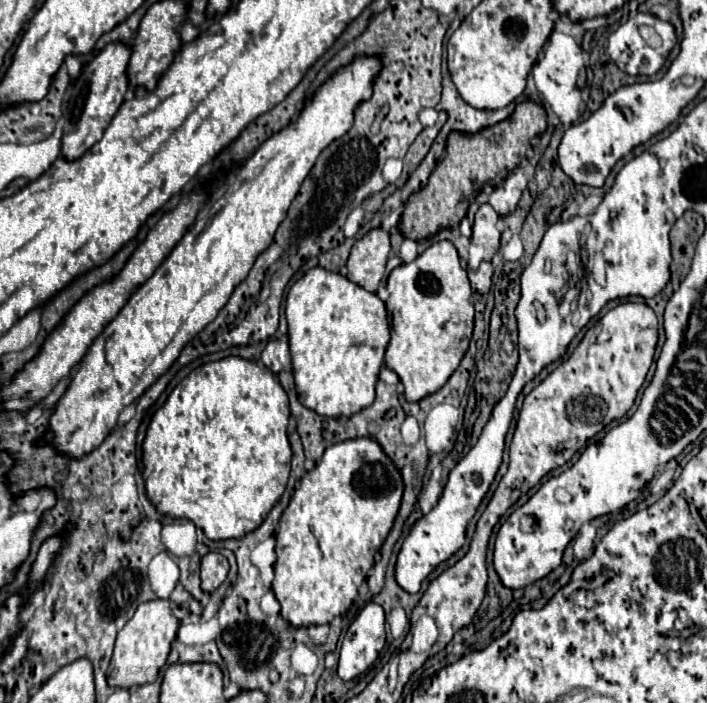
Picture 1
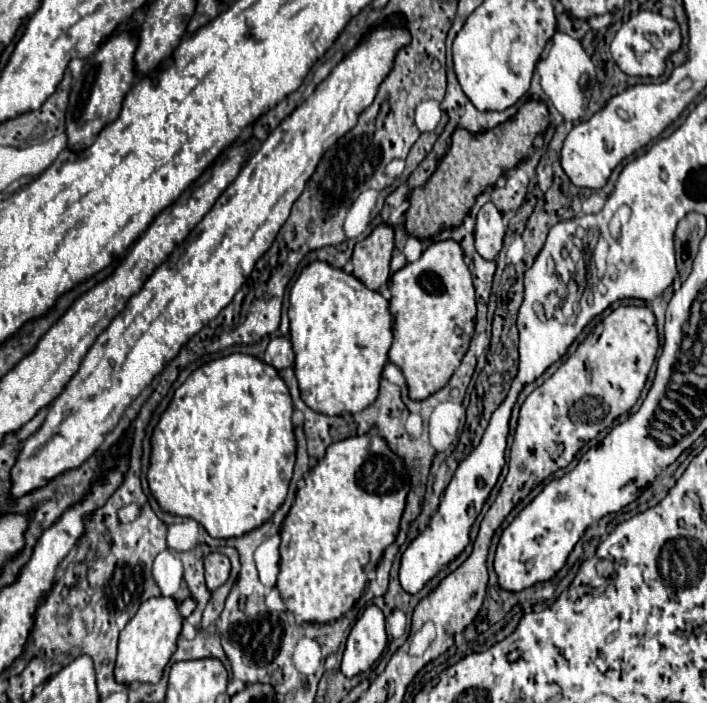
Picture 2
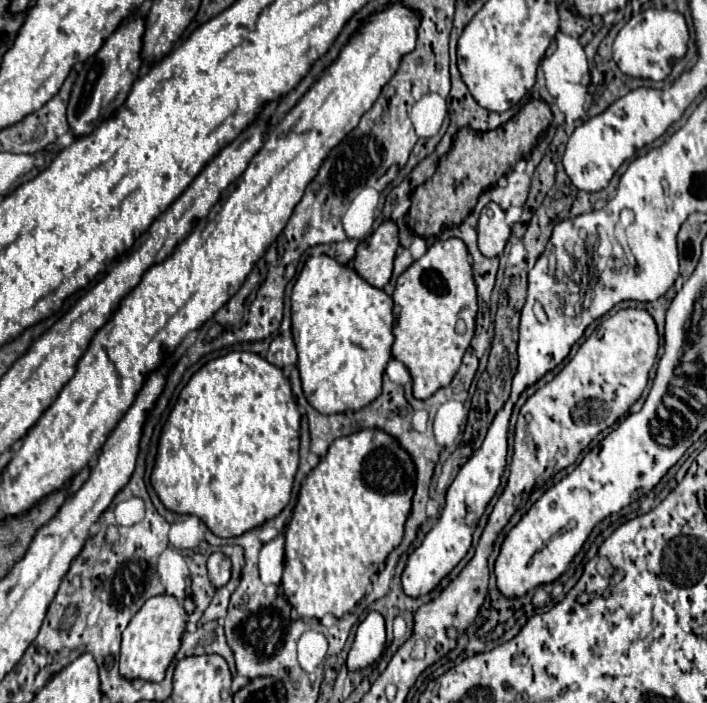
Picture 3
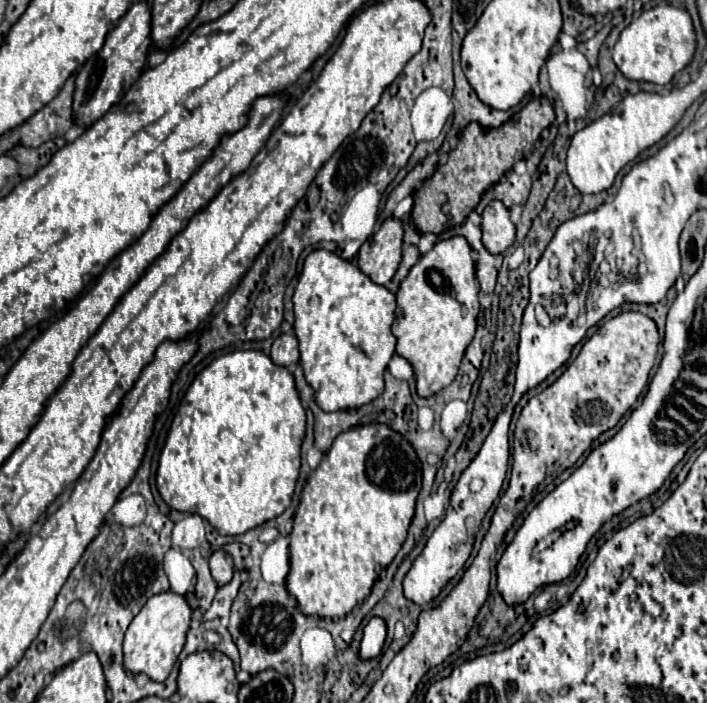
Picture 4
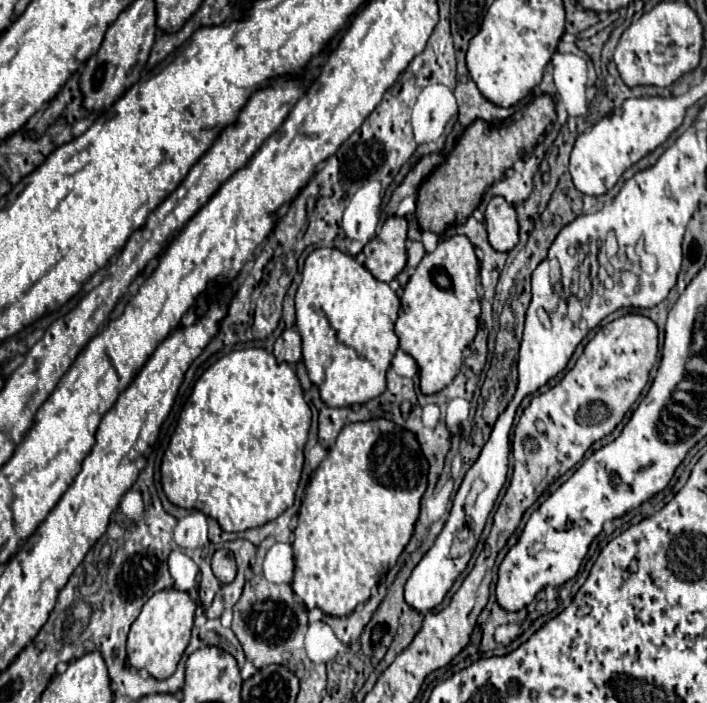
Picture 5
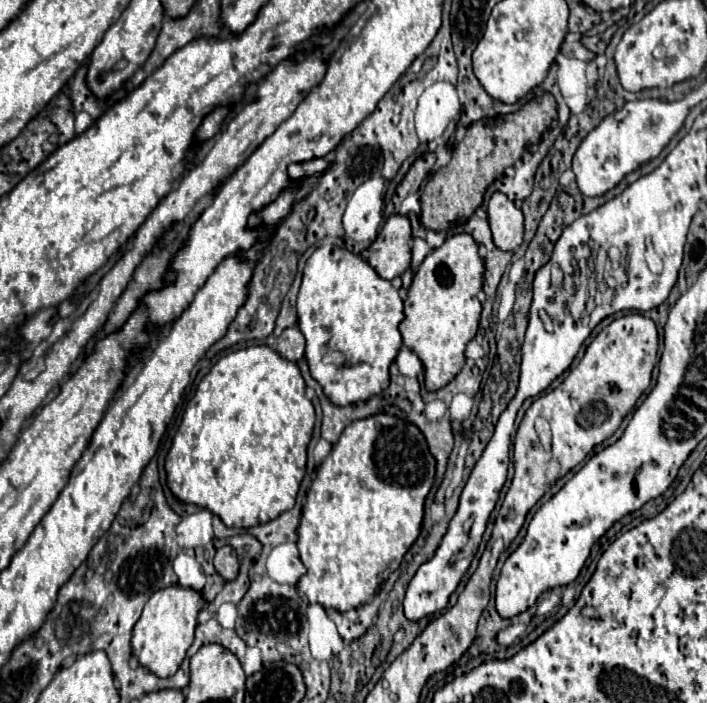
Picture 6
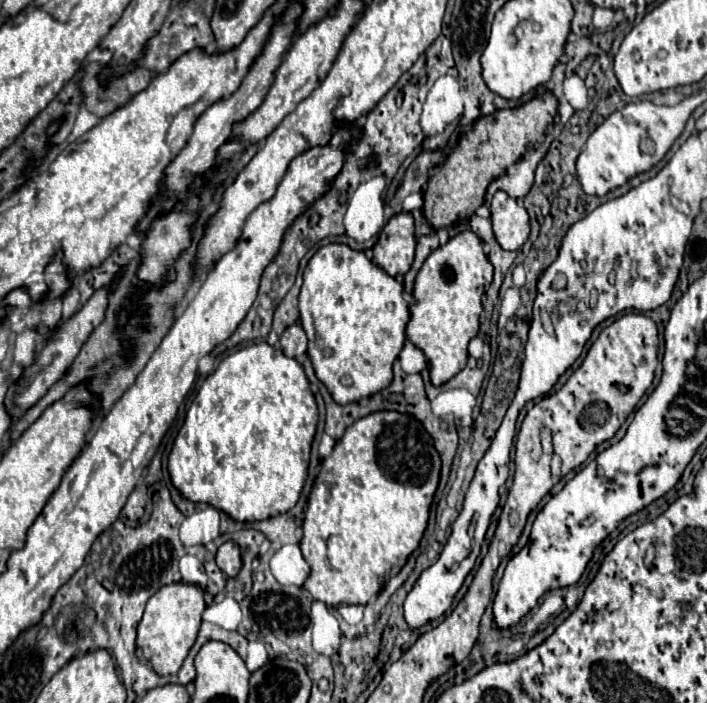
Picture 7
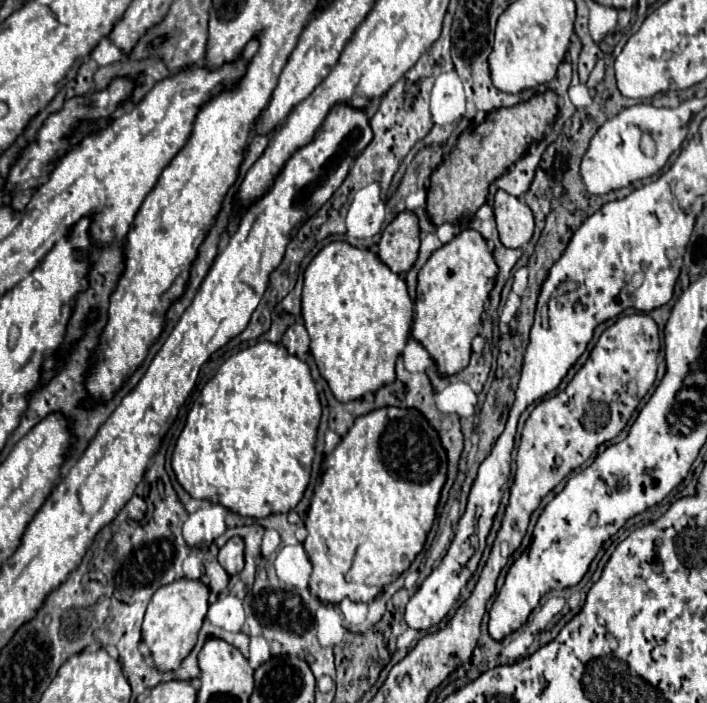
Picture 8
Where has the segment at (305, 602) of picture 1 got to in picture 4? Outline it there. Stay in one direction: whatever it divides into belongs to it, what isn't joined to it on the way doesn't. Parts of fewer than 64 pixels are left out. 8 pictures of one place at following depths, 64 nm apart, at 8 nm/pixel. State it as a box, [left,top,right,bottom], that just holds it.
[286,424,422,618]

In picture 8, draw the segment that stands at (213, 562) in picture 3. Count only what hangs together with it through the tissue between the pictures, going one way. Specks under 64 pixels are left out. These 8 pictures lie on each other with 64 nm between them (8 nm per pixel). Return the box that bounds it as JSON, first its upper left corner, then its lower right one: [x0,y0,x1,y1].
[218,538,244,576]

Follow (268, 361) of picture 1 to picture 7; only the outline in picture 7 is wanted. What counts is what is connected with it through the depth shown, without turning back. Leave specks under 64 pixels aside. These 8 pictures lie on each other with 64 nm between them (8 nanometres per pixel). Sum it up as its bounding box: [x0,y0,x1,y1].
[280,324,308,358]

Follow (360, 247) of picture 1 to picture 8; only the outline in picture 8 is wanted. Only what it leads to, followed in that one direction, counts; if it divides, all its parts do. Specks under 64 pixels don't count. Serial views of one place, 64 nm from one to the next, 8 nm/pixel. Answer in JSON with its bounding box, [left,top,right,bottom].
[378,212,420,274]

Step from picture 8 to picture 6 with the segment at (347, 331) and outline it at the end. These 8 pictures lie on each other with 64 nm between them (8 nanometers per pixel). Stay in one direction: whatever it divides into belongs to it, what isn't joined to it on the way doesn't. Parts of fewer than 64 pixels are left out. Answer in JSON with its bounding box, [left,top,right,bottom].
[296,246,404,406]

